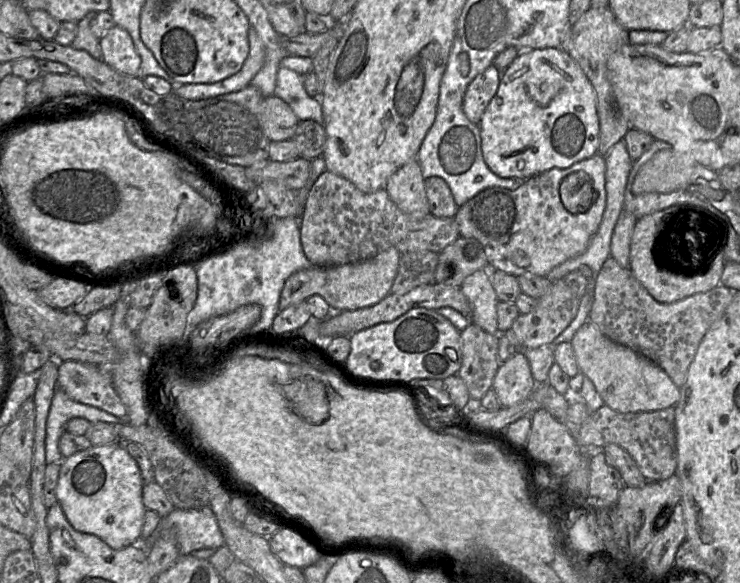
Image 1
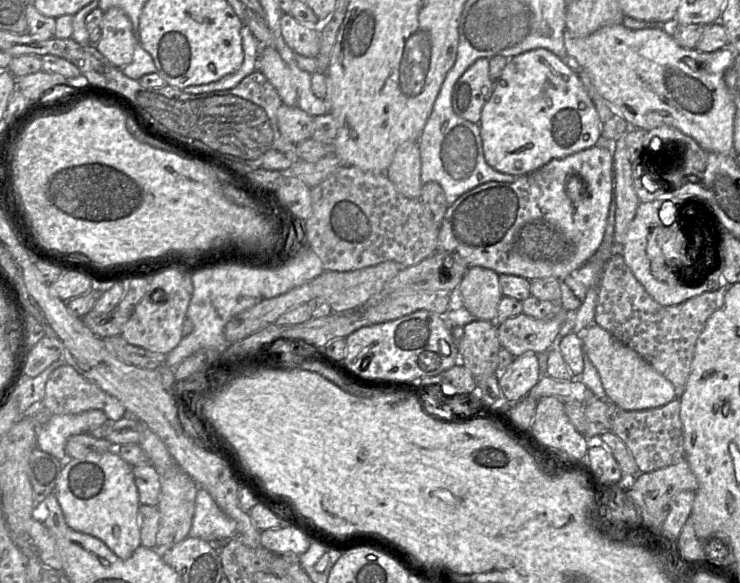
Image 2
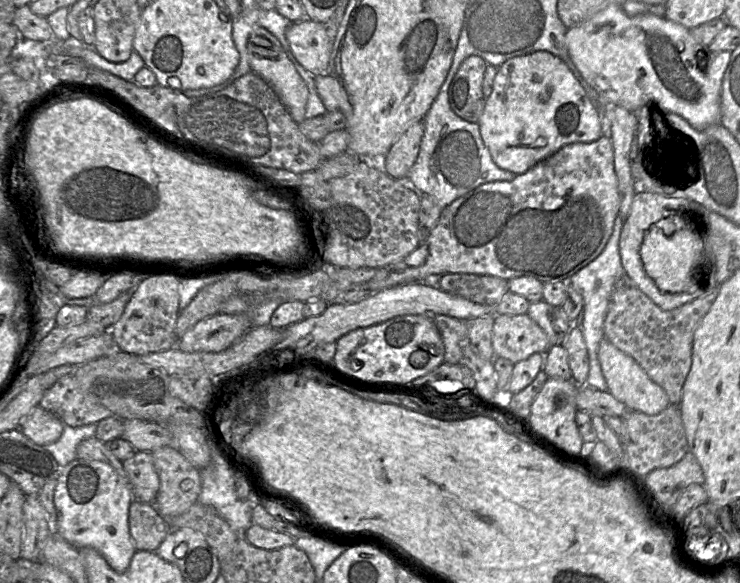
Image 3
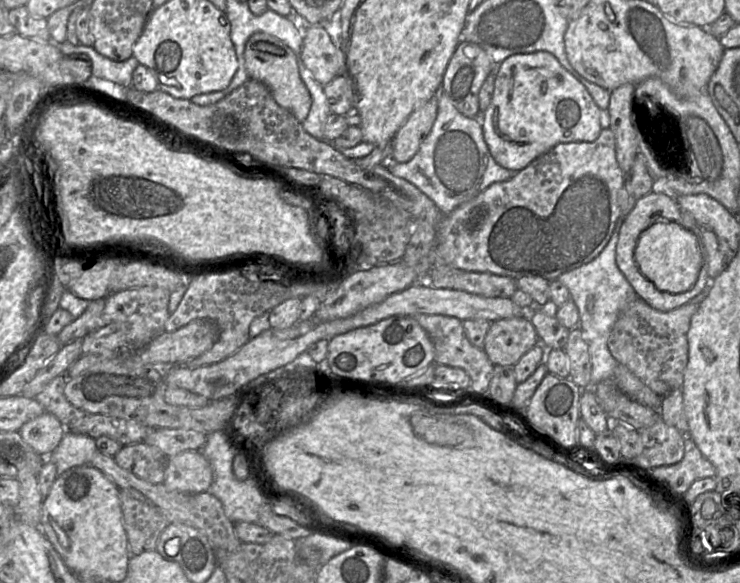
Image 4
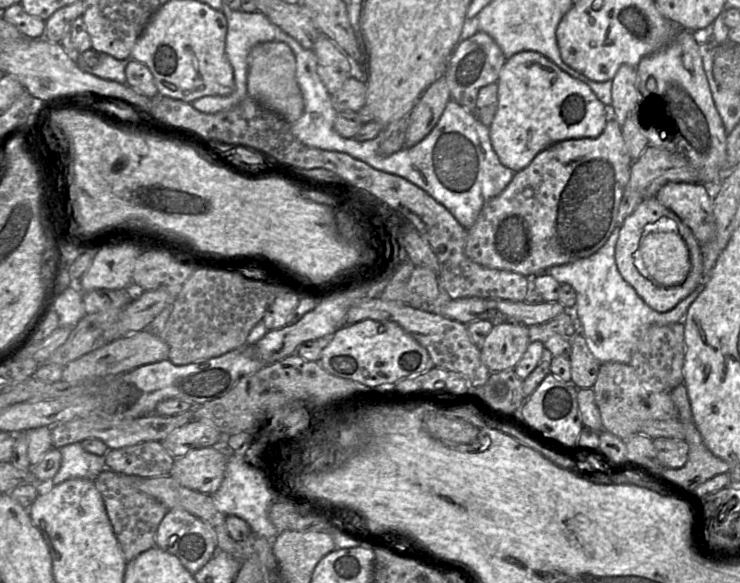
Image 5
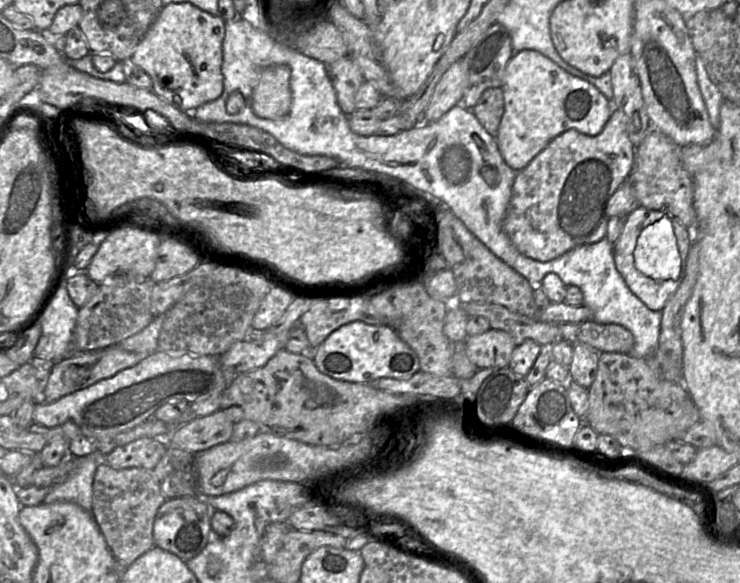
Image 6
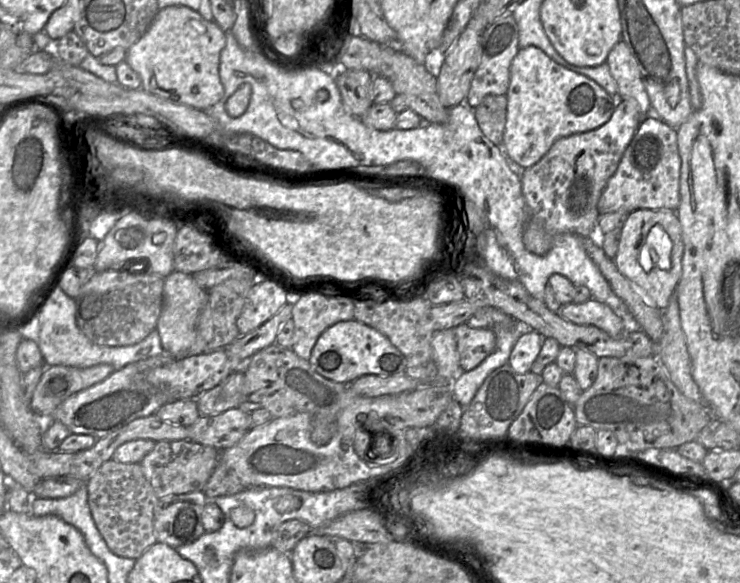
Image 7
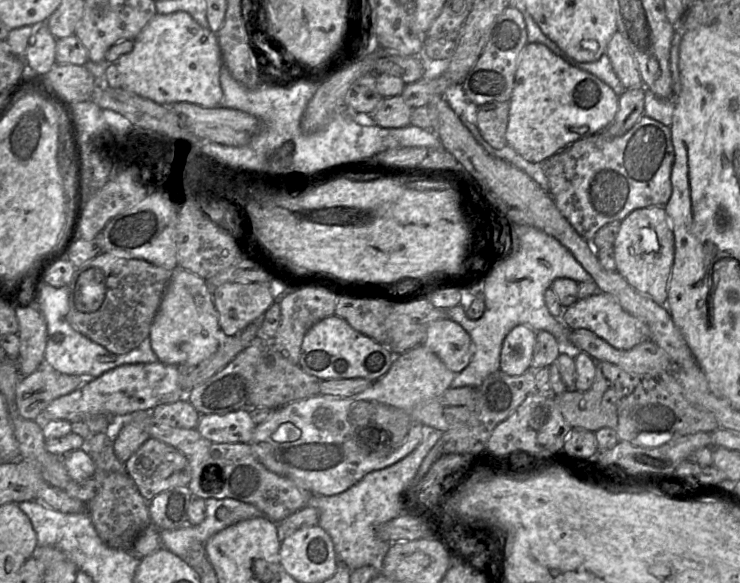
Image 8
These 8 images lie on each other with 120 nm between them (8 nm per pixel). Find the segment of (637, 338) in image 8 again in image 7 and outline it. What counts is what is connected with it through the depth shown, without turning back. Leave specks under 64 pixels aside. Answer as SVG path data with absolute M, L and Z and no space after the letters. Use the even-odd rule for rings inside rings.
M593 298L584 303L561 305L558 314L574 324L595 326L611 337L620 337L627 329L626 322L608 305Z

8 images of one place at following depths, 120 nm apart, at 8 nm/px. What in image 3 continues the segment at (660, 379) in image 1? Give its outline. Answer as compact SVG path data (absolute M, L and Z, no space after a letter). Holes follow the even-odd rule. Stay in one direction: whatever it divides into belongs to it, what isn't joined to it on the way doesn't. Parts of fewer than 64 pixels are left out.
M606 338L602 339L598 349L598 359L608 390L618 401L625 404L628 411L657 415L665 410L670 401L662 387L653 382L641 366L629 355L615 347Z

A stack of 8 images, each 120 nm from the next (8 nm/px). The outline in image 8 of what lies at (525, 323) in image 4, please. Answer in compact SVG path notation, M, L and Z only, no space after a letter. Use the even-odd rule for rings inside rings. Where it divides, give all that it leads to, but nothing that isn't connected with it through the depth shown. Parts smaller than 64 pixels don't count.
M450 319L431 322L423 345L436 354L455 374L468 366L474 353L469 334L462 326Z

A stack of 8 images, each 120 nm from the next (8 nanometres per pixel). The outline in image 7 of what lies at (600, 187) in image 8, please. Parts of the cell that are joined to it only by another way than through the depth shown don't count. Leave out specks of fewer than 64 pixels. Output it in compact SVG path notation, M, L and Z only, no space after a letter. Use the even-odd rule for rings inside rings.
M656 115L644 116L627 146L616 172L608 180L597 209L599 214L640 209L676 211L680 203L681 158L676 128Z

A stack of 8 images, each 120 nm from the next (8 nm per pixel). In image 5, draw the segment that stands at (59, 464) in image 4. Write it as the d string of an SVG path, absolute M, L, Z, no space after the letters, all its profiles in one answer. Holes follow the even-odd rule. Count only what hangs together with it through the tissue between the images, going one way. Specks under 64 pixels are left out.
M81 442L61 447L62 462L56 475L48 485L58 485L73 478L84 478L95 481L106 468L104 456L87 452Z

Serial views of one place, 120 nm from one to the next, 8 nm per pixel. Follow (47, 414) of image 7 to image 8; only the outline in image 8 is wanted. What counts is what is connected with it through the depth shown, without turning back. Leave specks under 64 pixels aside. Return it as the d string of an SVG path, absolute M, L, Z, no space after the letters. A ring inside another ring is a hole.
M45 364L19 380L15 398L17 410L23 418L35 420L53 400L71 393L90 379L95 378L60 373Z

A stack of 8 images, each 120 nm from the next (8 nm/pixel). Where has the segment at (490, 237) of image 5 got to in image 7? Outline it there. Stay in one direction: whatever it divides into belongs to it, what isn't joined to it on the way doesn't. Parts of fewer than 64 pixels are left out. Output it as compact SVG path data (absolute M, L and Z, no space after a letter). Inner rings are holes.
M618 99L610 119L597 129L575 133L558 139L549 151L532 167L526 168L522 177L522 194L528 210L528 221L523 233L525 248L536 255L545 255L553 245L553 238L560 233L572 233L579 237L598 237L597 223L600 215L598 201L610 177L633 139L643 119L633 99Z

